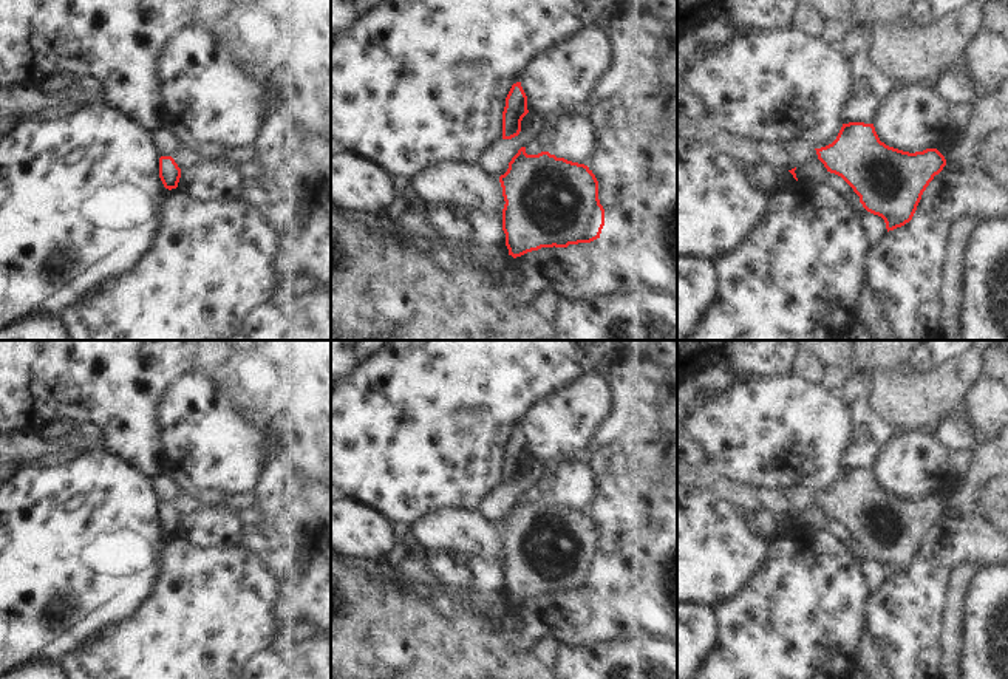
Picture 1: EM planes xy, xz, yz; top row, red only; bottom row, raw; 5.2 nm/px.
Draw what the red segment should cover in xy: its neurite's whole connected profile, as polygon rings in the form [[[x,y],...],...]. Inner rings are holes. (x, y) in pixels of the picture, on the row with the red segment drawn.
[[[172,156],[159,158],[159,178],[165,189],[172,190],[178,187],[181,169]]]

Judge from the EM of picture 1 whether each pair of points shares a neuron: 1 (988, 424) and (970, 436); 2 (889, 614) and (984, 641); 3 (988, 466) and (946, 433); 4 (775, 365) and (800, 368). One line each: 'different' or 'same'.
1: different
2: different
3: different
4: different

